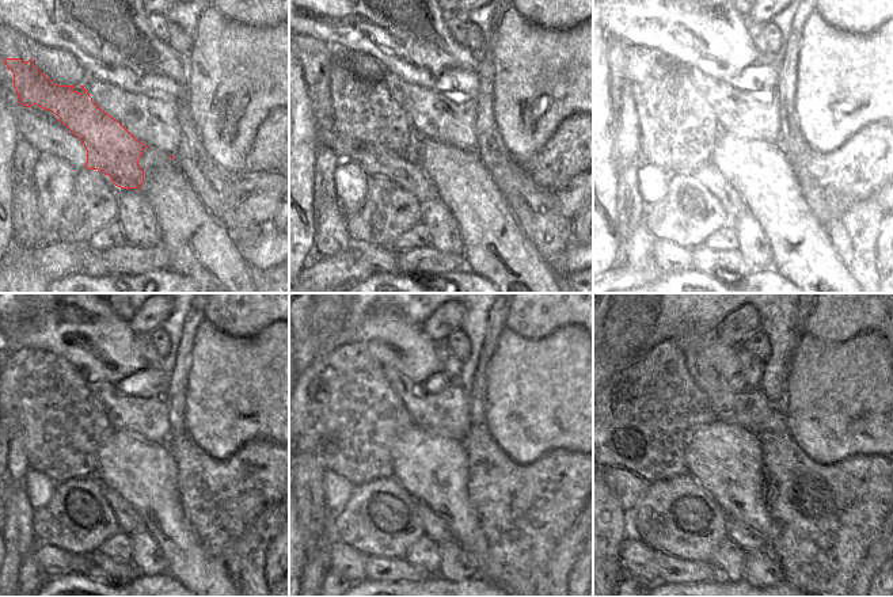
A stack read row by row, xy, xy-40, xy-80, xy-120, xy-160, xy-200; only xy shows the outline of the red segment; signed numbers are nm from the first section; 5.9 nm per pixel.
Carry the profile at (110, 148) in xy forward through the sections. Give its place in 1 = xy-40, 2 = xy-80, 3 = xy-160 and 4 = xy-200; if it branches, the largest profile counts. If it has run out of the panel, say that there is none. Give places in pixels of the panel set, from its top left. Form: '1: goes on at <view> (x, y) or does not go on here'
1: goes on at xy-40 (396, 130)
2: goes on at xy-80 (702, 130)
3: goes on at xy-160 (402, 422)
4: goes on at xy-200 (707, 415)

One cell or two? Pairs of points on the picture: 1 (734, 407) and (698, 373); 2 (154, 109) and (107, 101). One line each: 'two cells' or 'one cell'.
1: one cell
2: one cell

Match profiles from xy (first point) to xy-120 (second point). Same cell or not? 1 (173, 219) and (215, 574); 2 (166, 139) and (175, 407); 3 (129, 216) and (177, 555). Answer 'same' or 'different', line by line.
1: same
2: different
3: different

